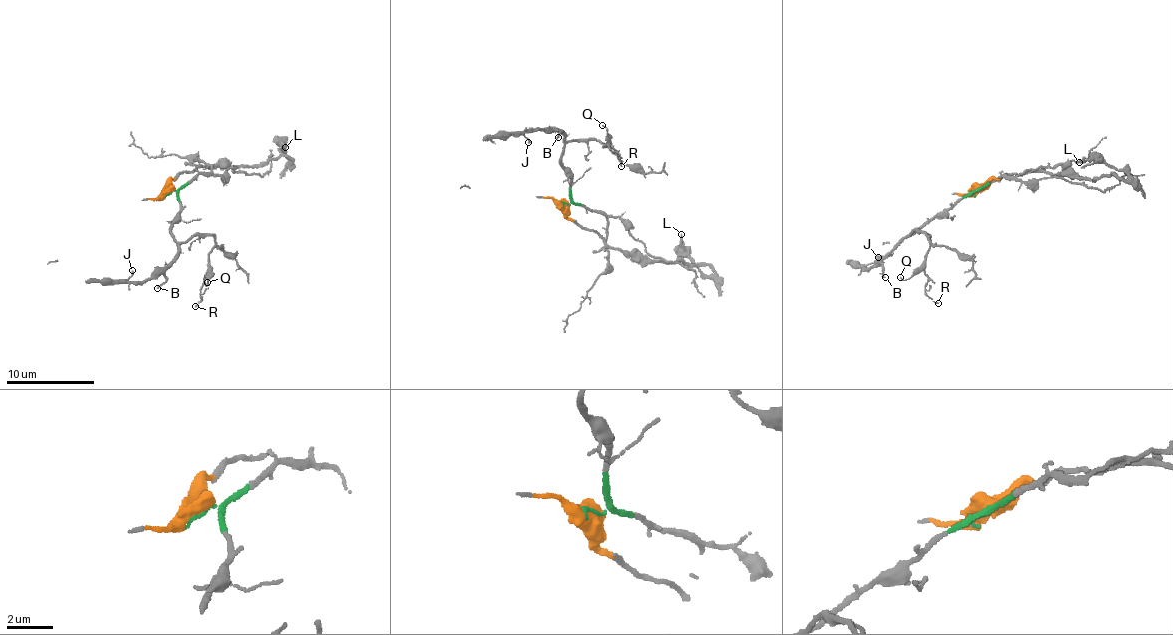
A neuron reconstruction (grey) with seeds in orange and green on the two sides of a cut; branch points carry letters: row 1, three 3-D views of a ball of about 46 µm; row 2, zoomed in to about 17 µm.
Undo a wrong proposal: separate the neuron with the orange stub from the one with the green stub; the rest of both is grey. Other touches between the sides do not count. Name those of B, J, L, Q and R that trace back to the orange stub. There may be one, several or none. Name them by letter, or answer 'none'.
L

